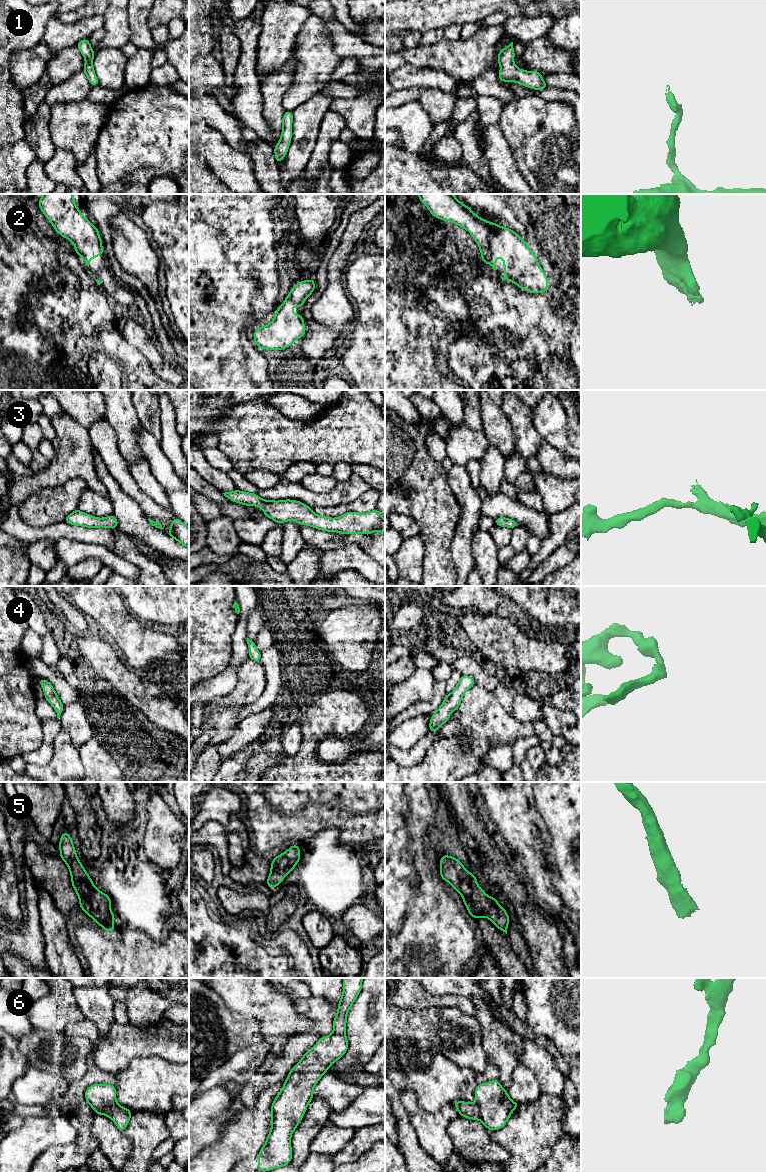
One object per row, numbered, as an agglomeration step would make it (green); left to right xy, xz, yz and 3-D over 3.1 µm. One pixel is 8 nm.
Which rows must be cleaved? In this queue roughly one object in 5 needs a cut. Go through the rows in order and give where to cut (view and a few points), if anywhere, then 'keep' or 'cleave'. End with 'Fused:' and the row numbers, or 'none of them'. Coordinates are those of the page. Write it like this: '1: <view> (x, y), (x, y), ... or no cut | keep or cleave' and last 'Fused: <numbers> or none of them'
1: no cut | keep
2: no cut | keep
3: no cut | keep
4: no cut | keep
5: no cut | keep
6: no cut | keep
Fused: none of them

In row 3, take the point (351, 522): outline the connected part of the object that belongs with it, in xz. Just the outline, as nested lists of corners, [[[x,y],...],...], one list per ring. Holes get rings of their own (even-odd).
[[[235,490],[225,492],[224,496],[233,502],[246,506],[260,507],[265,516],[276,523],[295,521],[318,530],[339,532],[341,534],[371,534],[375,531],[385,534],[385,519],[379,510],[367,513],[346,512],[338,518],[316,515],[306,504],[296,500],[264,500],[257,494]]]

